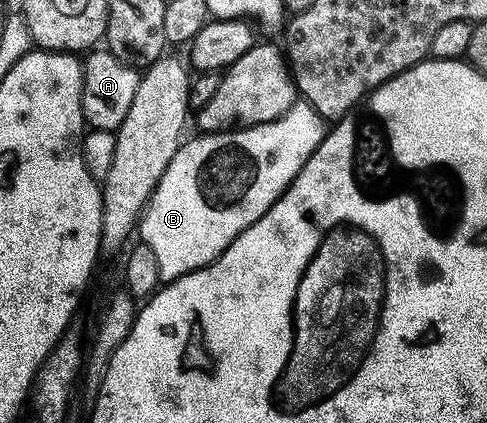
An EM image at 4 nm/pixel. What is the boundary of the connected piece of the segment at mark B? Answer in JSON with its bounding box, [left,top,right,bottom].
[137,101,324,280]

